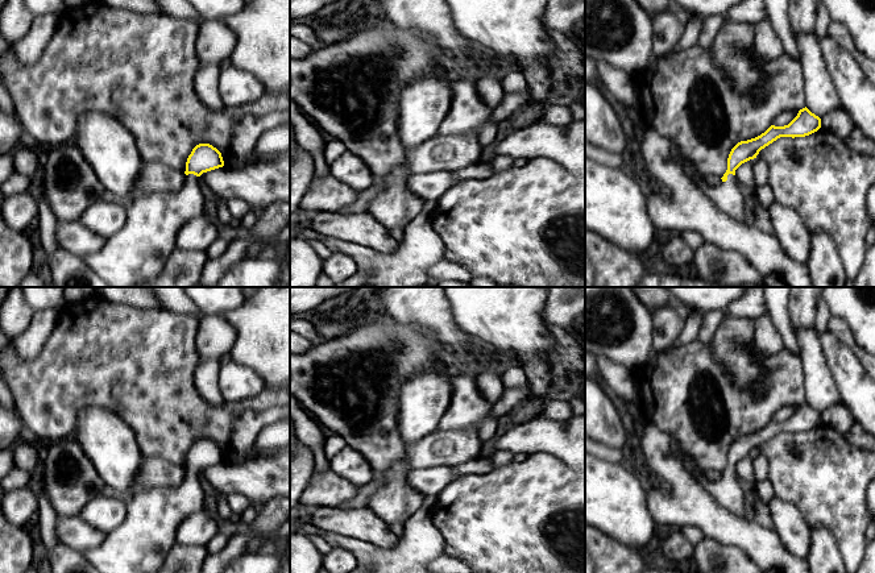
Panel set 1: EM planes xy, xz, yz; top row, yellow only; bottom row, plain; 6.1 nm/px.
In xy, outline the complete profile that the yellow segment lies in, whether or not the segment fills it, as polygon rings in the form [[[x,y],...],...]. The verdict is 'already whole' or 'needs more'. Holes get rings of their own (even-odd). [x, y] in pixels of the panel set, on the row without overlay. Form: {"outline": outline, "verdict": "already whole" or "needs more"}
{"outline": [[[210,439],[196,440],[186,457],[186,476],[181,485],[173,487],[152,486],[127,501],[127,516],[104,541],[83,556],[100,573],[155,573],[167,552],[177,544],[177,530],[194,512],[204,508],[206,495],[200,483],[203,468],[224,461],[221,448]]], "verdict": "needs more"}

